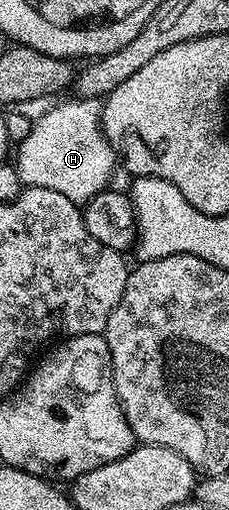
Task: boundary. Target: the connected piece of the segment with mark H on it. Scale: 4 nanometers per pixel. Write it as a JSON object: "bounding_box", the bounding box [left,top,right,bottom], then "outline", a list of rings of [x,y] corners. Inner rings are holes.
{"bounding_box":[16,97,116,205],"outline":[[[70,97],[67,103],[56,104],[31,122],[28,137],[17,144],[16,151],[23,185],[56,189],[56,193],[64,193],[64,197],[79,205],[107,190],[114,167],[116,171],[114,150],[102,133],[102,103],[96,99]]]}

